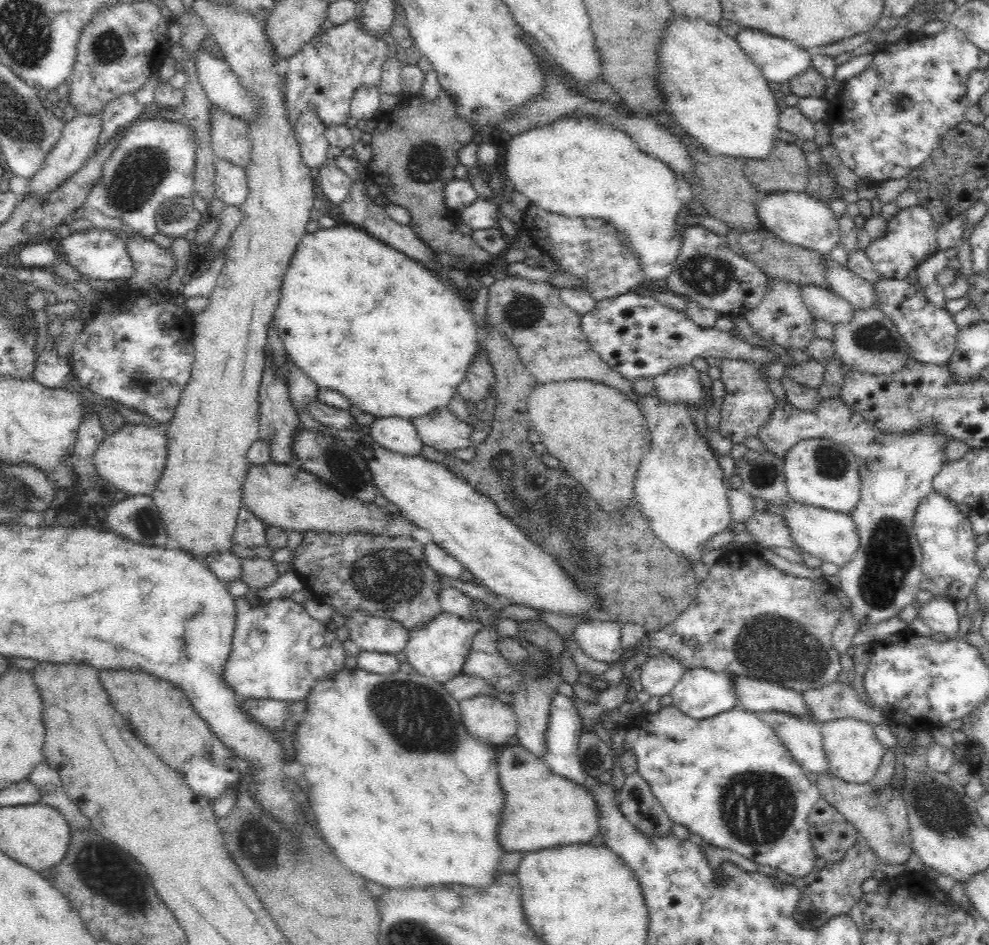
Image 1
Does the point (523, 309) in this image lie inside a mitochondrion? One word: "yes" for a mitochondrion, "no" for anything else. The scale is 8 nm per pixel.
yes

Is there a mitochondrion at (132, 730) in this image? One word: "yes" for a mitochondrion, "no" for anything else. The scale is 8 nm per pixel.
no

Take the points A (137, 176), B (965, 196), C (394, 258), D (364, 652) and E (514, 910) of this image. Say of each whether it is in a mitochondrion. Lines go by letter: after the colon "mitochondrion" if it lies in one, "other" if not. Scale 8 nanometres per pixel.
A: mitochondrion
B: other
C: other
D: other
E: other

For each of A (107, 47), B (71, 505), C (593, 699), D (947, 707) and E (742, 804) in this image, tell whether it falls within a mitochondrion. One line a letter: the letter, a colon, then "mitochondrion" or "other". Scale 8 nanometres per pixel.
A: mitochondrion
B: other
C: other
D: other
E: mitochondrion

